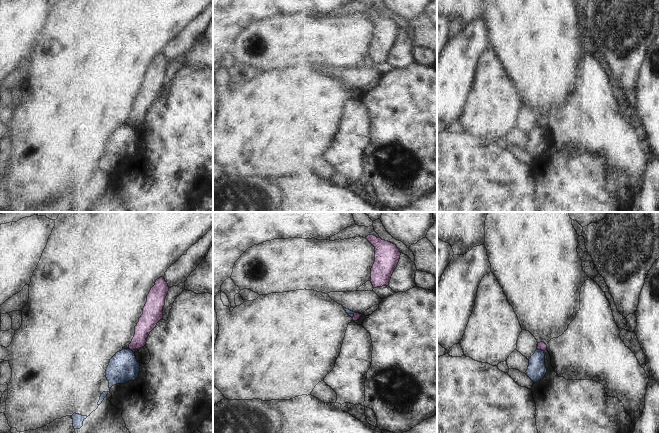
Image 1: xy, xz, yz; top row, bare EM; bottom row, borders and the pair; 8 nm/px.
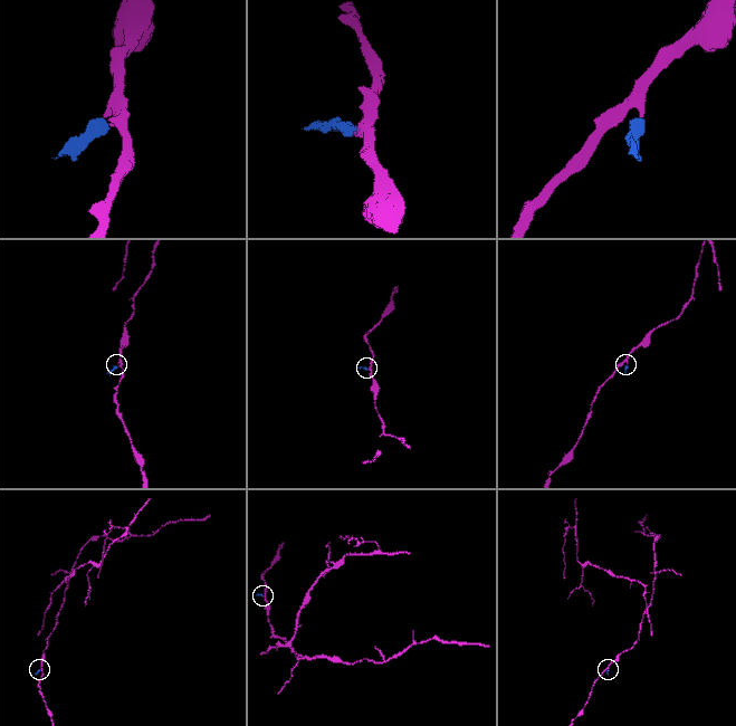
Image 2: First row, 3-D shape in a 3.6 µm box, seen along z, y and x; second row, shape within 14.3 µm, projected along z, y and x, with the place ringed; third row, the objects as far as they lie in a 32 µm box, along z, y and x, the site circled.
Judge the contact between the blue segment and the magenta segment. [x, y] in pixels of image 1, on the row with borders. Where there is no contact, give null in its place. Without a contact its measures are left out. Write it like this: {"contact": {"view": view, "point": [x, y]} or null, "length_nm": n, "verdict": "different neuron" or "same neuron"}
{"contact": {"view": "yz", "point": [540, 350]}, "length_nm": 60, "verdict": "different neuron"}

